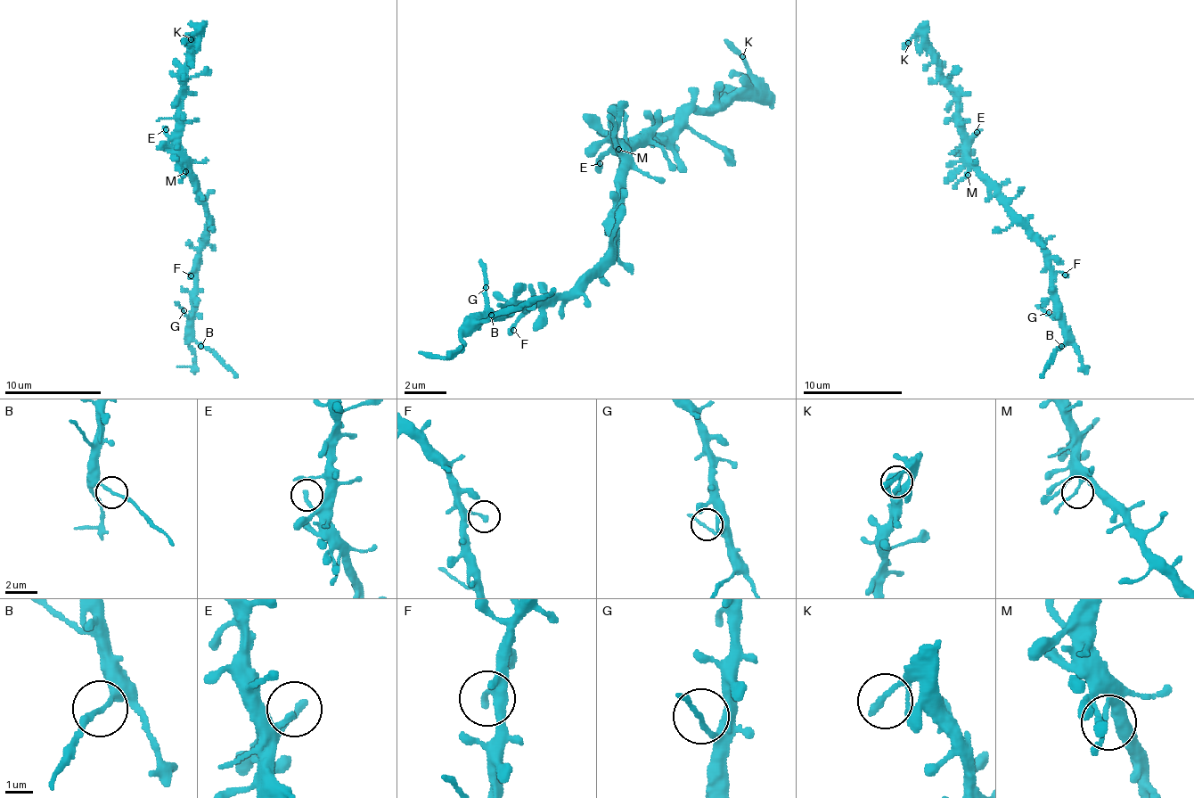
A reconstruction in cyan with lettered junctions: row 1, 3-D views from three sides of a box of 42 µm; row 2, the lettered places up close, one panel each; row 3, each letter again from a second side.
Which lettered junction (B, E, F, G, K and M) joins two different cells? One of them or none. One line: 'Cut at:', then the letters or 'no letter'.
Cut at: B

